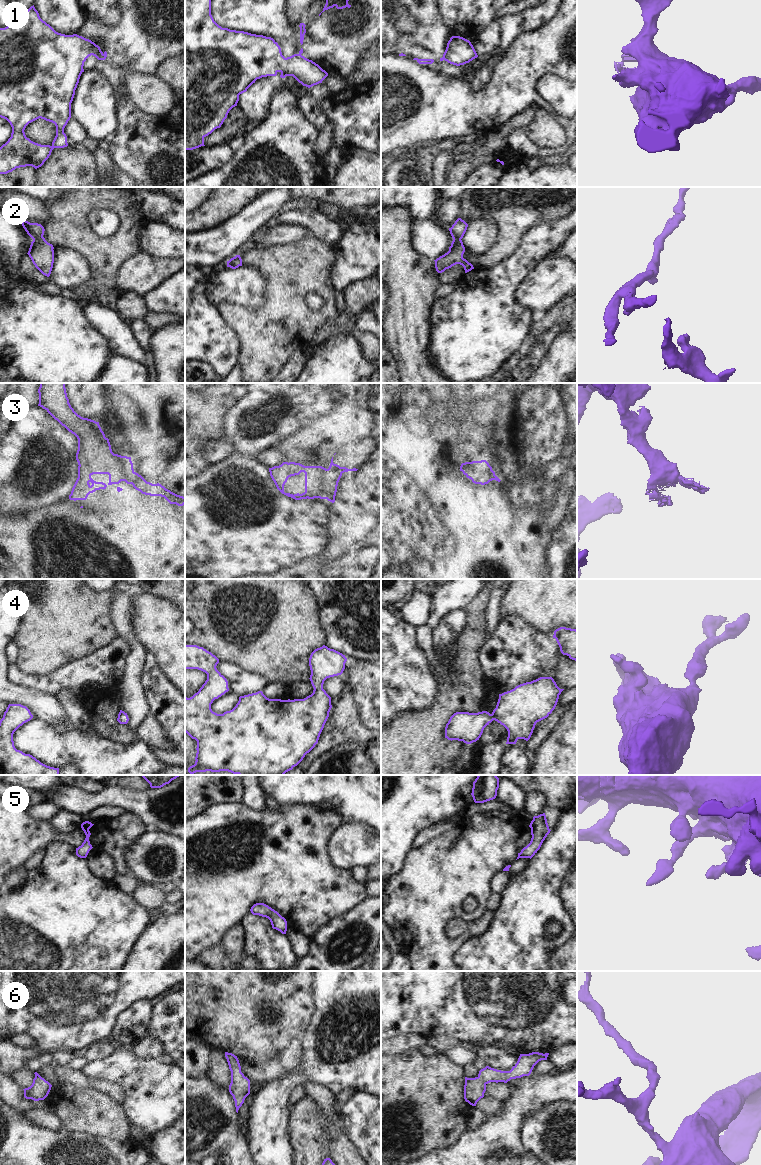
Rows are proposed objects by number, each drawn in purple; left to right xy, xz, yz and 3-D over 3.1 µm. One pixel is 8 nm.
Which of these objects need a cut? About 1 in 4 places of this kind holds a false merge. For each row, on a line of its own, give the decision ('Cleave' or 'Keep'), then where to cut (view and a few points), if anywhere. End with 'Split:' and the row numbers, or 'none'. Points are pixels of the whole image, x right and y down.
1: Cleave. Split along yz (445, 52), (443, 59)
2: Keep. No split
3: Keep. No split
4: Keep. No split
5: Keep. No split
6: Keep. No split
Split: 1

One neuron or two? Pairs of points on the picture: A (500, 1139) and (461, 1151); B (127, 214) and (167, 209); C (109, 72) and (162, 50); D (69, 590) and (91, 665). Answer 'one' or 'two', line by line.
A: one
B: two
C: one
D: two

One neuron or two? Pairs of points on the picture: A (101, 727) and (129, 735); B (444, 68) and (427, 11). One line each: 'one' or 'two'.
A: one
B: one

